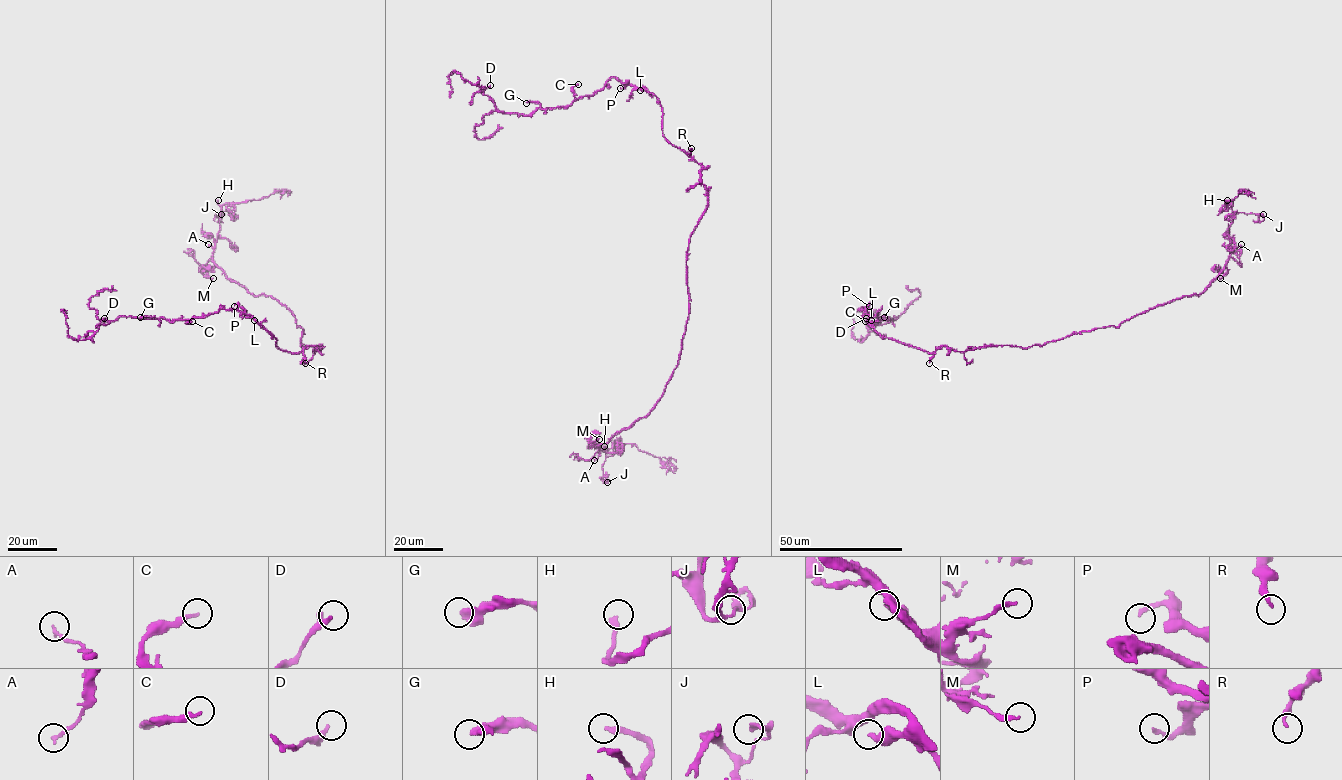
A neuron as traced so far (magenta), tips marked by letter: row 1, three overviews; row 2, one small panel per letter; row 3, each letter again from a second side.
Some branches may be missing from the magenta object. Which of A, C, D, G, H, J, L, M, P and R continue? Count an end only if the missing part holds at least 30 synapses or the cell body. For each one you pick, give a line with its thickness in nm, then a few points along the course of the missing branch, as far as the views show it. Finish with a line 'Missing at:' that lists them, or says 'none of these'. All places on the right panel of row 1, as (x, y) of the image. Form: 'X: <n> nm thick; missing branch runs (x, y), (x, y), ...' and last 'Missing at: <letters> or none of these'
H: 280 nm thick
Missing at: H

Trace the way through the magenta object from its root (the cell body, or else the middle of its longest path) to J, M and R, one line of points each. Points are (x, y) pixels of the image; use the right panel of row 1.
J: (988, 345), (1044, 345), (1117, 327), (1156, 306), (1199, 295), (1228, 260), (1233, 216), (1263, 214)
M: (988, 345), (1028, 348), (1083, 331), (1117, 327), (1156, 306), (1199, 295), (1225, 267), (1227, 273), (1220, 278)
R: (988, 345), (963, 352), (941, 346), (929, 363)

